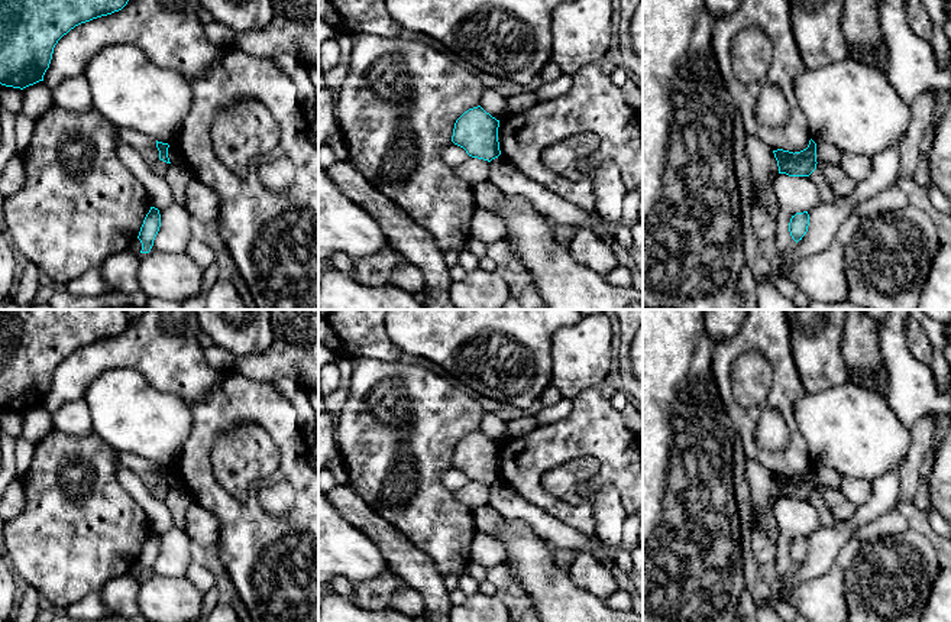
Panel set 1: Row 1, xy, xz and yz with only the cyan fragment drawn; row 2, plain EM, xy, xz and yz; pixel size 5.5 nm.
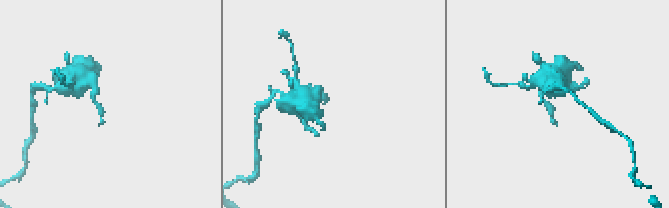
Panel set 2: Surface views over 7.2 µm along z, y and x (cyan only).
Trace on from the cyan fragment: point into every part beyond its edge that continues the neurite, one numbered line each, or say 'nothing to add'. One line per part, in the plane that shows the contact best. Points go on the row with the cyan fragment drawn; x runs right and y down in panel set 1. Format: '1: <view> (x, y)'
nothing to add

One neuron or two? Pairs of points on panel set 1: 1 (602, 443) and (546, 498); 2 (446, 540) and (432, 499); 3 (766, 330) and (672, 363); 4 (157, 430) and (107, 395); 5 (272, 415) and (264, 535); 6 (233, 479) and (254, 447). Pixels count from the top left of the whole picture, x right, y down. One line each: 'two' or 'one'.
1: one
2: one
3: two
4: one
5: one
6: one

